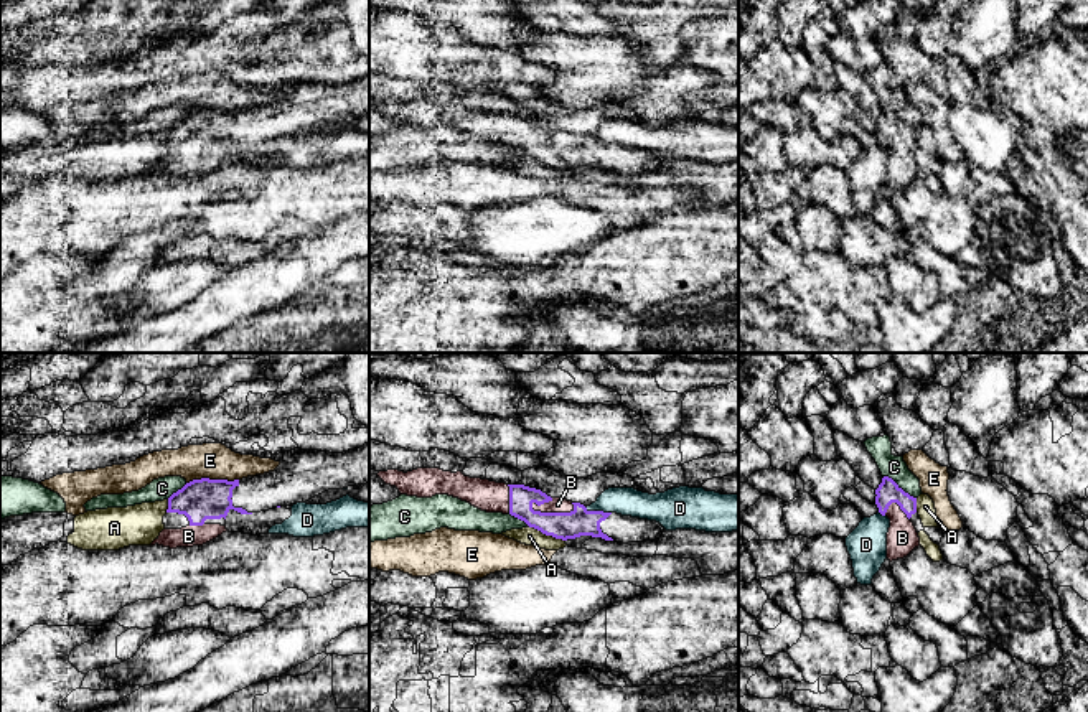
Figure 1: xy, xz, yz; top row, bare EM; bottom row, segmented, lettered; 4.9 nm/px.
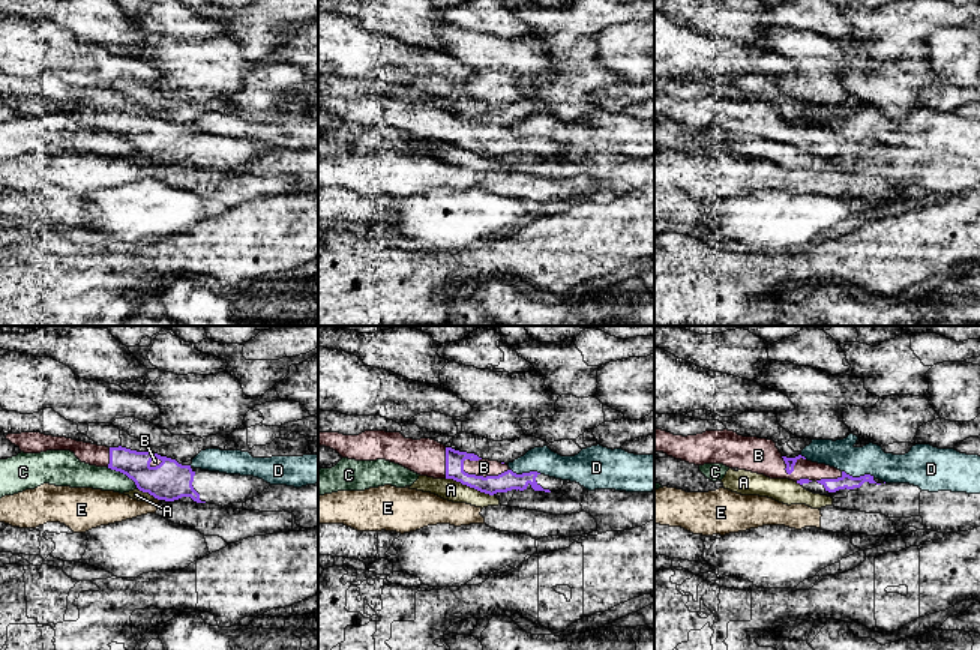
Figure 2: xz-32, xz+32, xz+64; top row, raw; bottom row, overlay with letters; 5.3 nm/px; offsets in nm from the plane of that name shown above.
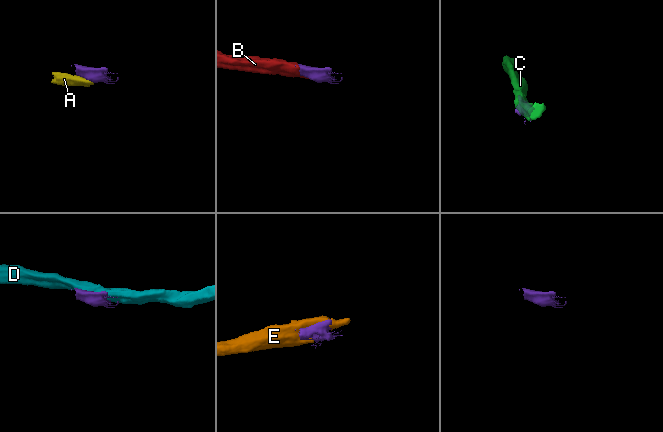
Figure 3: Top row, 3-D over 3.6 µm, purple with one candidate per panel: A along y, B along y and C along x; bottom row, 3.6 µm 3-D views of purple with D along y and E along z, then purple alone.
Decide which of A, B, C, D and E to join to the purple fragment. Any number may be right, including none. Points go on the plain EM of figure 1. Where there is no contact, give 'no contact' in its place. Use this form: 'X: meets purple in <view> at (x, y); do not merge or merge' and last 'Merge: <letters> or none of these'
A: meets purple in xz at (546, 165); do not merge
B: meets purple in xz at (553, 144); merge
C: meets purple in yz at (900, 119); do not merge
D: meets purple in xz at (597, 142); do not merge
E: meets purple in xy at (211, 111); do not merge
Merge: B

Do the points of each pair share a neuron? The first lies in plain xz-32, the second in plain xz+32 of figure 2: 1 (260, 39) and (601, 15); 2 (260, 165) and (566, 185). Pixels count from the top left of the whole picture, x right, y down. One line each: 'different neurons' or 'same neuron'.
1: same neuron
2: different neurons

